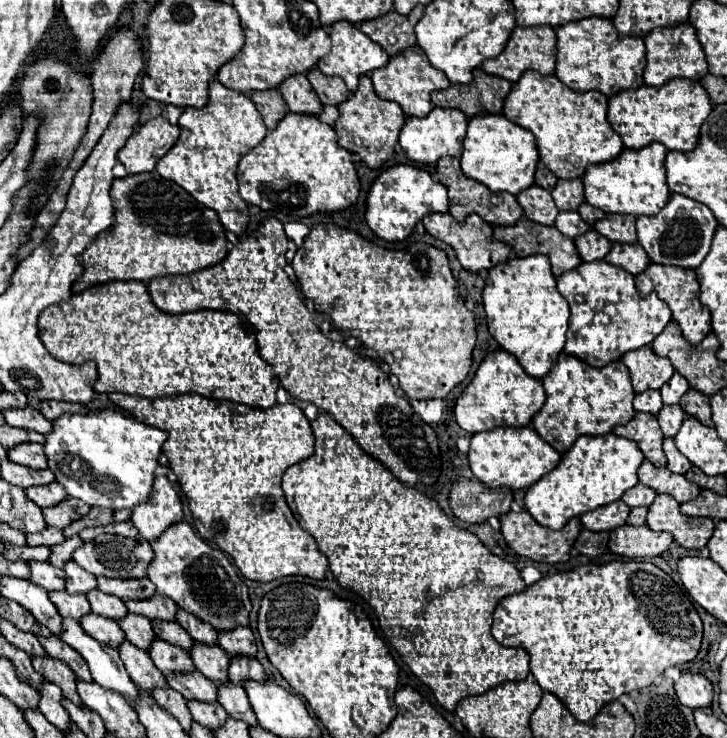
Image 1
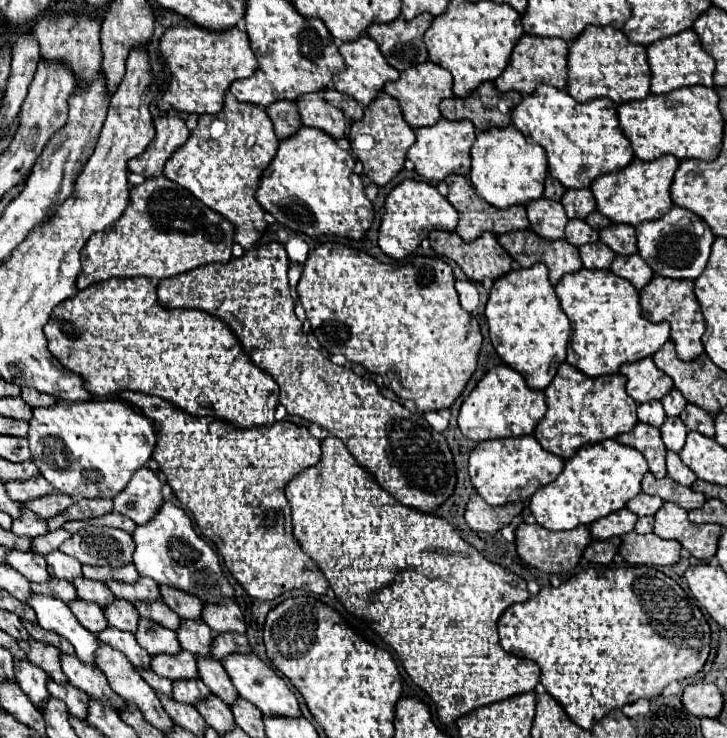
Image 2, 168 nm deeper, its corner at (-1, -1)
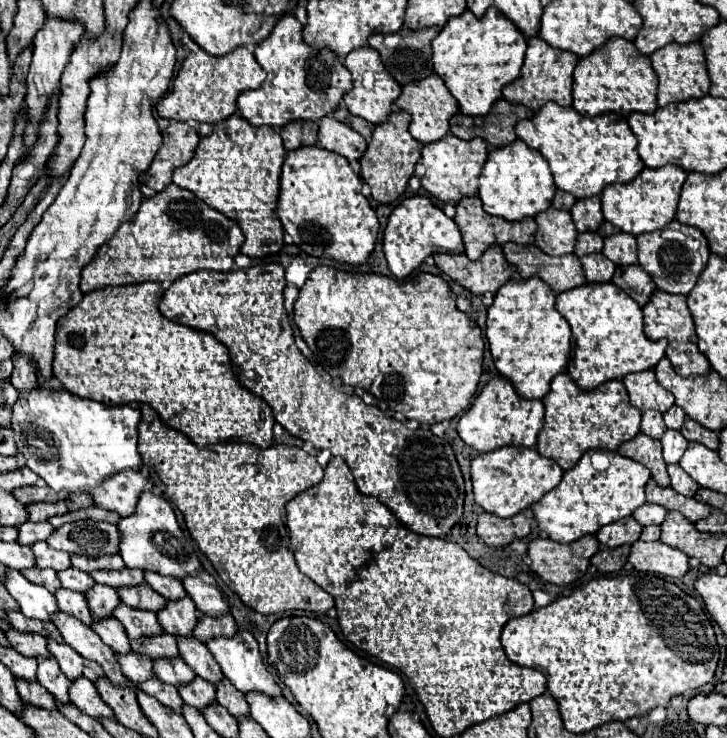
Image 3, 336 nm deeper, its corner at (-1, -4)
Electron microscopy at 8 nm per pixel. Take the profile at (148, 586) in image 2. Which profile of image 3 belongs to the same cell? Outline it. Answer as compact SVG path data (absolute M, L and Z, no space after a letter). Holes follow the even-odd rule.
M124 568L124 570L98 570L98 572L90 572L90 576L100 582L100 584L106 584L106 586L112 586L112 588L130 588L130 586L138 586L138 584L144 584L144 572L142 570L130 570L130 568Z

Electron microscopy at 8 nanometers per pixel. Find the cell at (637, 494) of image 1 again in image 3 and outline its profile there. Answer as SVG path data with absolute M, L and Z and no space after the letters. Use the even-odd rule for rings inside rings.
M646 502L646 504L642 504L638 510L634 510L632 516L634 516L642 526L648 526L648 524L662 524L664 518L666 518L666 514L668 514L666 508L658 506L658 504Z

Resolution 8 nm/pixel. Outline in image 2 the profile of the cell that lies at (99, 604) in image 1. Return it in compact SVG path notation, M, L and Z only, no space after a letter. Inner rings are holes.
M76 577L72 581L72 585L76 587L76 593L78 593L80 599L94 601L100 607L104 607L106 603L110 603L114 599L110 589L104 583L100 583L100 581L92 581L92 579L86 579L86 577Z

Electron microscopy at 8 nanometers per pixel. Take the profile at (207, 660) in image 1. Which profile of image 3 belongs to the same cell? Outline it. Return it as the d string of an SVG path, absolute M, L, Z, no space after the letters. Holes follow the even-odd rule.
M186 596L176 602L168 602L168 606L158 612L158 622L164 628L164 632L172 636L184 636L190 638L194 632L194 626L198 622L198 610L194 602Z

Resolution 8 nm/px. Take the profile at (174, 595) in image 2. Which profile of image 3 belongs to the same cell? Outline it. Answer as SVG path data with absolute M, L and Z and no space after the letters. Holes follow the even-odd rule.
M146 572L146 584L154 592L158 592L160 596L164 596L166 600L182 600L182 596L188 596L180 580L166 578L166 576L158 576L154 572Z

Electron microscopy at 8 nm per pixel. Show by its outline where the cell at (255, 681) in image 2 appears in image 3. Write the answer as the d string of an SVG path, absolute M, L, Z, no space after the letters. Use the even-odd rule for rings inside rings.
M240 630L234 638L214 638L208 644L208 650L212 652L212 656L216 658L216 662L220 664L224 676L244 694L248 692L258 692L258 694L266 694L266 696L274 696L280 698L282 696L282 688L276 684L274 676L266 670L260 650L258 650L258 642L254 640L254 636L246 630Z

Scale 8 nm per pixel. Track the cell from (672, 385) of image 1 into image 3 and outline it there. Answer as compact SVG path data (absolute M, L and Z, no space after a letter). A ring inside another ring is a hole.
M672 406L666 414L664 414L664 422L666 422L666 426L668 428L682 428L682 424L684 424L684 420L686 420L686 414L684 414L684 410L680 408L680 406Z

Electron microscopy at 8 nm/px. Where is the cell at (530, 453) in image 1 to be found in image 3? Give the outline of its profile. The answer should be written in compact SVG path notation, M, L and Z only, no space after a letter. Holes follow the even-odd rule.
M504 446L472 460L472 486L474 500L490 514L500 518L514 516L516 512L528 508L540 500L546 492L560 484L564 470L554 462L536 452L536 448L514 448Z

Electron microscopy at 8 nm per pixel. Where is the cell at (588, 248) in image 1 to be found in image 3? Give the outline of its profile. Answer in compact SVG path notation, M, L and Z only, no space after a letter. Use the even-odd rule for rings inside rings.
M594 252L594 254L586 254L580 258L582 268L584 268L584 276L588 278L588 282L608 282L616 270L616 266L612 264L612 260L608 260L604 254Z

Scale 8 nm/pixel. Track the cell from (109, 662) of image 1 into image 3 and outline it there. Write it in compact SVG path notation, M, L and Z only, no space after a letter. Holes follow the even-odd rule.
M6 570L4 586L12 594L12 598L20 604L20 612L26 618L40 620L40 622L54 622L52 616L58 612L58 606L54 594L48 592L44 586L28 582L16 570Z

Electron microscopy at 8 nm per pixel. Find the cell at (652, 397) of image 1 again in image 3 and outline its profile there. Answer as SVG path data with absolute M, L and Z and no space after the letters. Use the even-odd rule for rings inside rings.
M654 410L642 412L642 428L640 430L652 438L660 438L666 432L666 424L662 420L662 414L654 412Z

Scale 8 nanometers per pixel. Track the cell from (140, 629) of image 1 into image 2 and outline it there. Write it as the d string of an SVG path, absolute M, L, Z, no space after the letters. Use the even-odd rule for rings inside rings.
M114 597L114 601L104 607L104 617L106 617L108 625L112 625L120 631L134 633L134 629L138 625L138 611L134 609L134 605L130 601L118 599L118 597Z

